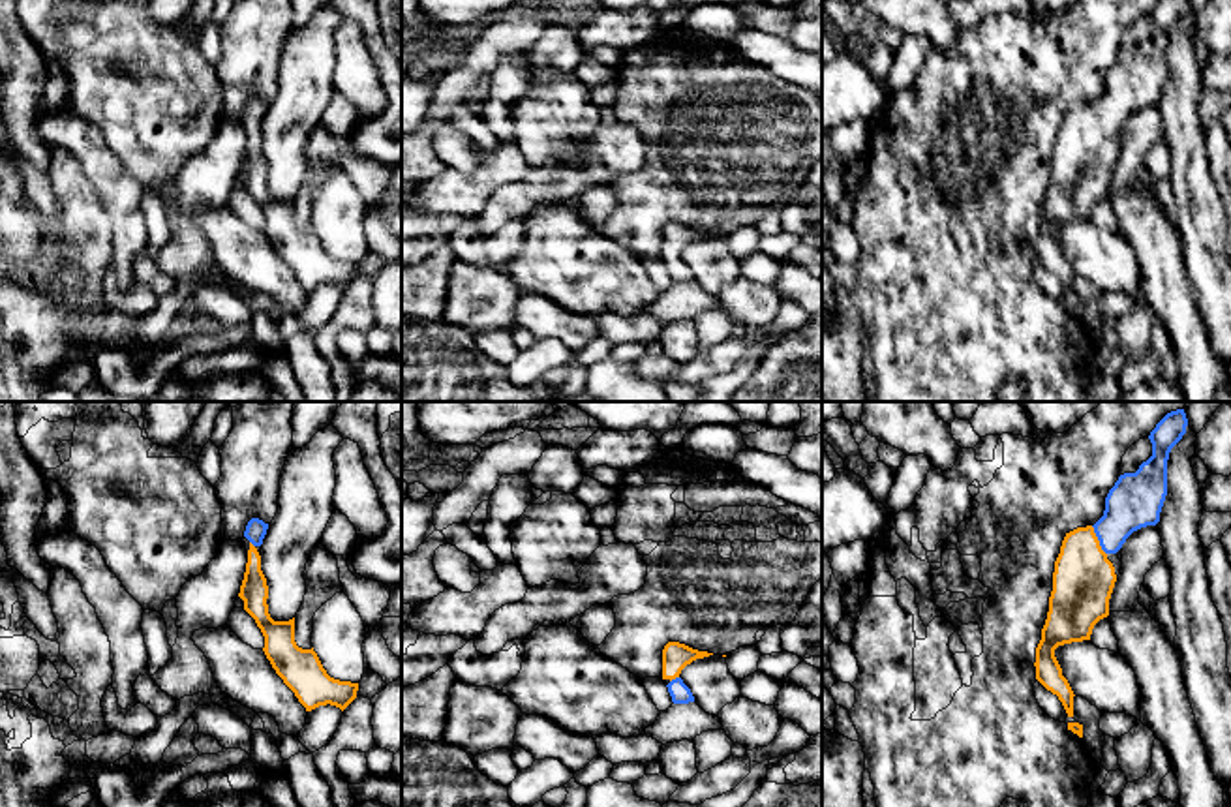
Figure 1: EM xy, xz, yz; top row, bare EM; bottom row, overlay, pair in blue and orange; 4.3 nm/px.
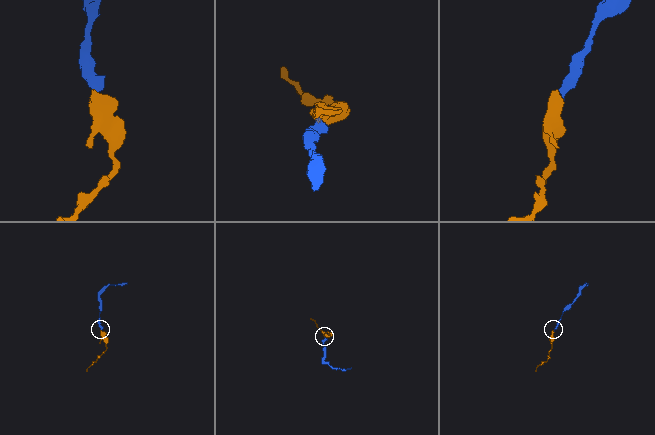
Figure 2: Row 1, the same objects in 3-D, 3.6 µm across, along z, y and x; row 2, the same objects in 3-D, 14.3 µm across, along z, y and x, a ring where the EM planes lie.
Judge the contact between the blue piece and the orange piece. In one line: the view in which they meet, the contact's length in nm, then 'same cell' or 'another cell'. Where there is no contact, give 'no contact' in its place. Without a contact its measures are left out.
yz | 140 nm | same cell

